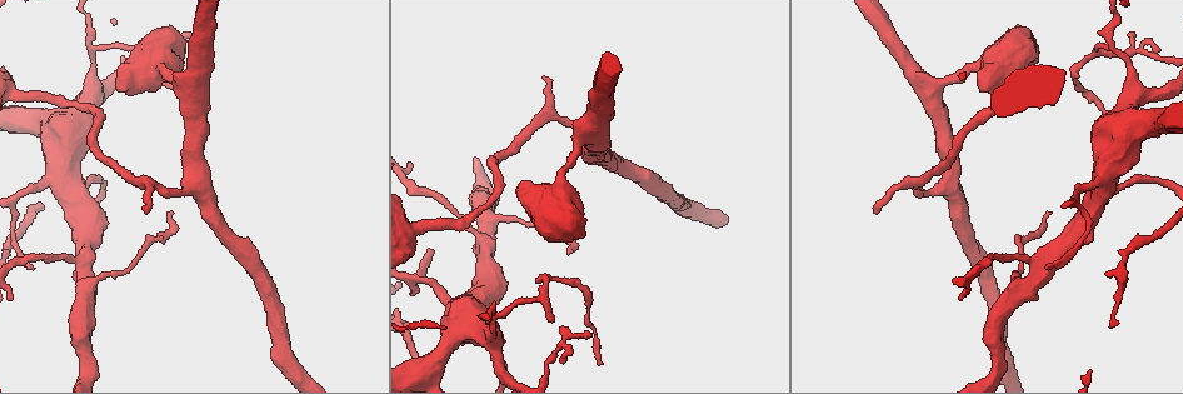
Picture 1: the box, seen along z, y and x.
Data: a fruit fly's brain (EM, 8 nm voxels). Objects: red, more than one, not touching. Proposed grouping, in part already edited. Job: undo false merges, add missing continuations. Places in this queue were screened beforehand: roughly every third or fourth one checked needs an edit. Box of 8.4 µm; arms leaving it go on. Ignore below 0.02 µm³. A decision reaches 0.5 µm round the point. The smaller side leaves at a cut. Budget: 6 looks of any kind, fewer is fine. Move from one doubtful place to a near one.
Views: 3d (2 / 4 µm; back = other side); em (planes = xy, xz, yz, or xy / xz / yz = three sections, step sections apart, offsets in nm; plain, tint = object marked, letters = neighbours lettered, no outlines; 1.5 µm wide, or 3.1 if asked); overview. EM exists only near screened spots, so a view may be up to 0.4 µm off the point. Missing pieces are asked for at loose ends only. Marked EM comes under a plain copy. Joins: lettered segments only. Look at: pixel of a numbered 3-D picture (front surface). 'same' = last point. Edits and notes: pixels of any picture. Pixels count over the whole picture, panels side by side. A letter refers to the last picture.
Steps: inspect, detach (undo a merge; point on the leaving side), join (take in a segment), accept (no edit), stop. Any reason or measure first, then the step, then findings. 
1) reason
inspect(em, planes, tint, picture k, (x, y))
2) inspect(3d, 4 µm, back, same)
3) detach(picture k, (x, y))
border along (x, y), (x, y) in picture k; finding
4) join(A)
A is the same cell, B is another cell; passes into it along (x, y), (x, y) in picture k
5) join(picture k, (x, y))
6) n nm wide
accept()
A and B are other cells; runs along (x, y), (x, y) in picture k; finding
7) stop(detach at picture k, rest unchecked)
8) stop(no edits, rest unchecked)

long arm stops here
inspect(3d, 2 µm, picture 1, (961, 299))

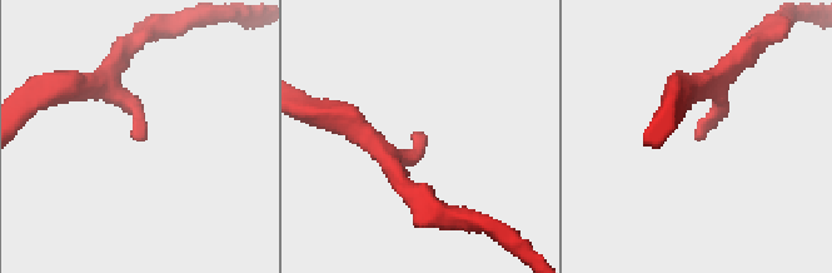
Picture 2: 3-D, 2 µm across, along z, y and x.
shape alone is not enough
inspect(em, yz, step 8, tint, picture 2, (422, 137))

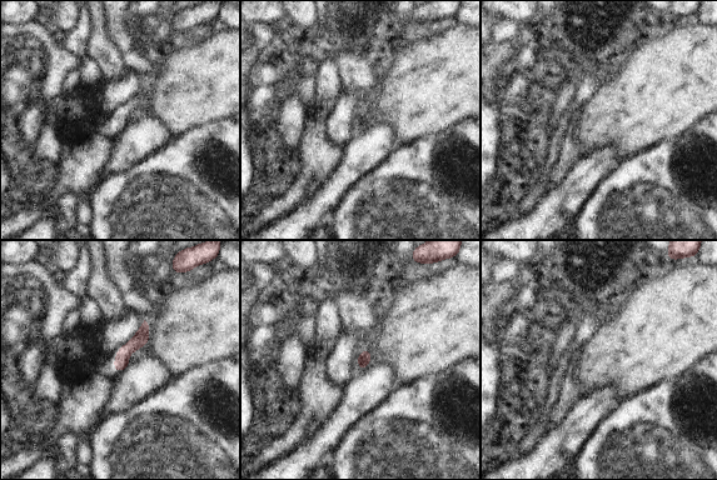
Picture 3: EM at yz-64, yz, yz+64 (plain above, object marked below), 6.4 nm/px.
inspect(em, xy, step 4, letters, same)

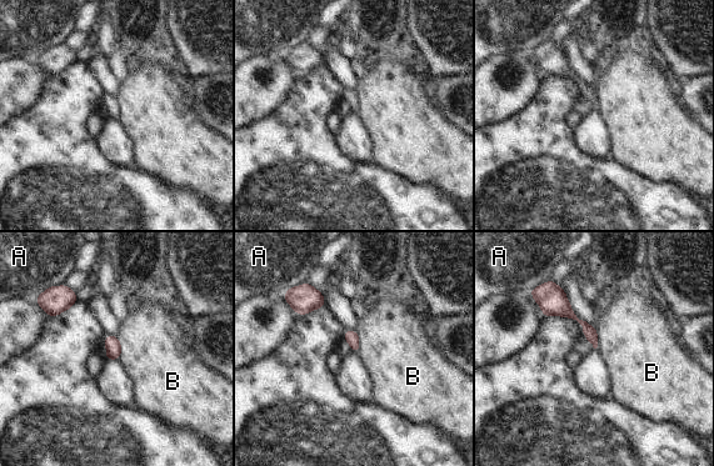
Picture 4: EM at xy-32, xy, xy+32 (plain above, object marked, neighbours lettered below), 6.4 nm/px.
accept()
A and B are other cells; border along (116, 336), (120, 342), (120, 359) in picture 4; none of them fits

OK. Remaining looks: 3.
an open end
inspect(em, xz, step 4, letters, picture 1, (147, 214))

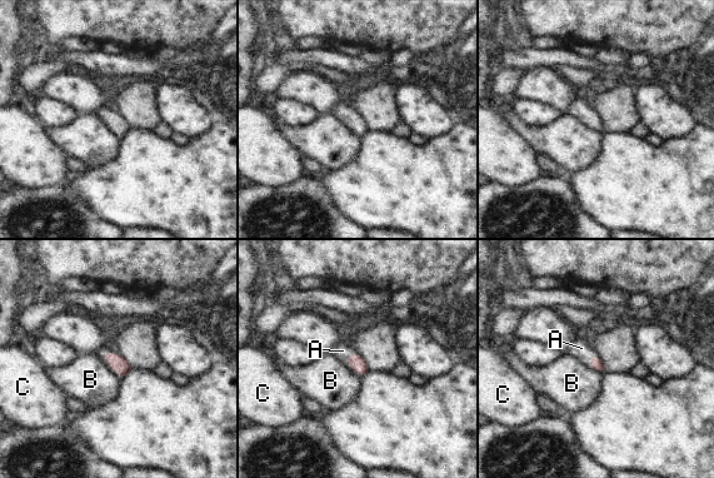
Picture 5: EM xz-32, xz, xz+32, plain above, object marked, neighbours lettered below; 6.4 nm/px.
90 nm wide
join(picture 5, (582, 348))
A is the same cell, B and C are other cells; it goes on there

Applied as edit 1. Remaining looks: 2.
stop(join at picture 5, rest unchecked)

